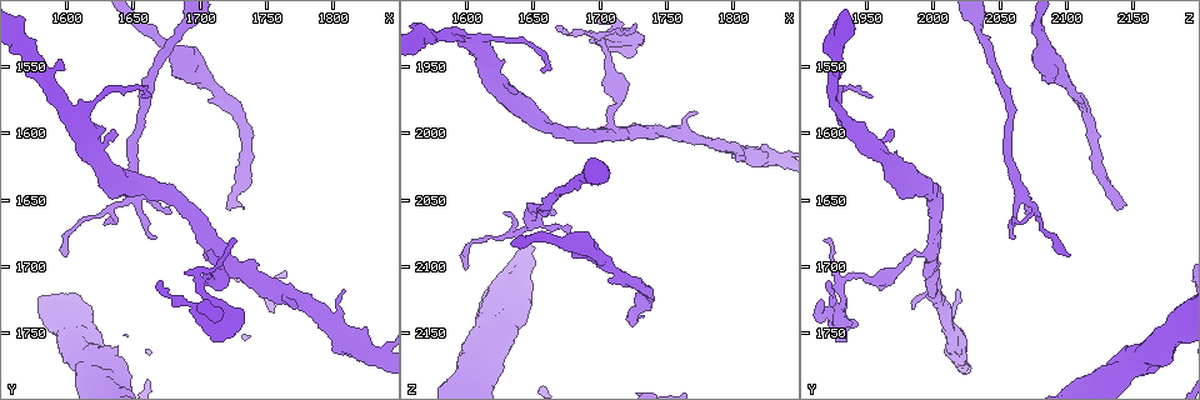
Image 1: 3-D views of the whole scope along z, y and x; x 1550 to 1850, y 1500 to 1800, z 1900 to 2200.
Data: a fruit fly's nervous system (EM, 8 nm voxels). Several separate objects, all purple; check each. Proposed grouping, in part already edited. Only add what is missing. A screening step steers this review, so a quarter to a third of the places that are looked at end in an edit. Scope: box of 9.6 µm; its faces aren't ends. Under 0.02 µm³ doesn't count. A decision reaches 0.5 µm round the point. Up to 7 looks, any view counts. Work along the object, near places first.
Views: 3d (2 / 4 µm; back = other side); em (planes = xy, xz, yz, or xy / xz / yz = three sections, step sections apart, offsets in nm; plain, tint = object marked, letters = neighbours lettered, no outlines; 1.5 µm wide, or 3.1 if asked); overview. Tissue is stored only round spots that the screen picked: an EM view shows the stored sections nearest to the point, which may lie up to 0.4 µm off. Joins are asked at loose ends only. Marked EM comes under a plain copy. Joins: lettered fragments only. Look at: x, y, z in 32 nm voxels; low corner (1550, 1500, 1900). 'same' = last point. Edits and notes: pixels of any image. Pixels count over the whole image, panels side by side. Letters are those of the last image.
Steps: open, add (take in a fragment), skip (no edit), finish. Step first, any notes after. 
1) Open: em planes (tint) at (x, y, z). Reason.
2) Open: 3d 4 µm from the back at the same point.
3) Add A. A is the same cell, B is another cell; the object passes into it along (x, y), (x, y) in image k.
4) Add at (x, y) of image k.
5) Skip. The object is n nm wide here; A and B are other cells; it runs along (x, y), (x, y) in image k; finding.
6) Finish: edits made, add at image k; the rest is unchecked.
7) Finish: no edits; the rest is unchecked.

Open: 3d 2 µm at (1670, 1710, 1922). Branch stops here.

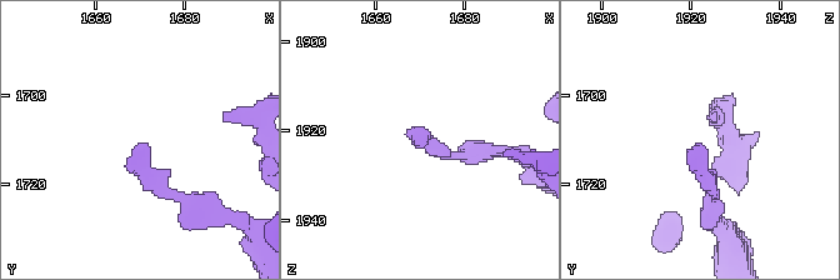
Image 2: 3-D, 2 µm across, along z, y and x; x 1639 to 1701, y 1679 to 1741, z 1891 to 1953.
Open: em yz step 4 (tint) at (1670, 1711, 1921).

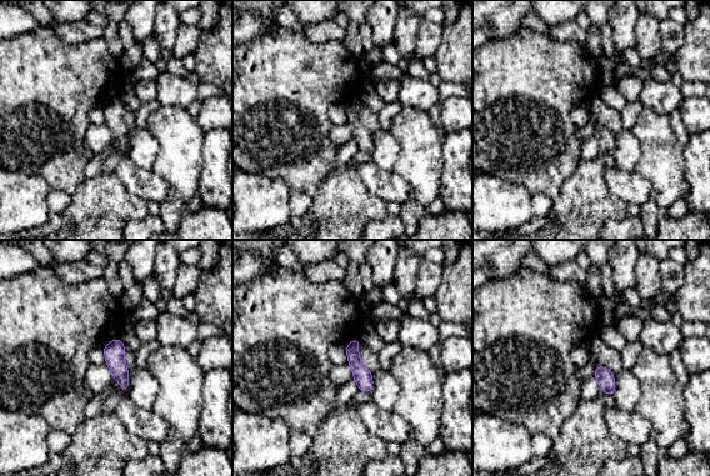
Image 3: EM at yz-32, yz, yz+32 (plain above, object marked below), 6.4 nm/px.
Open: em planes (letters) at the same point. Another direction.

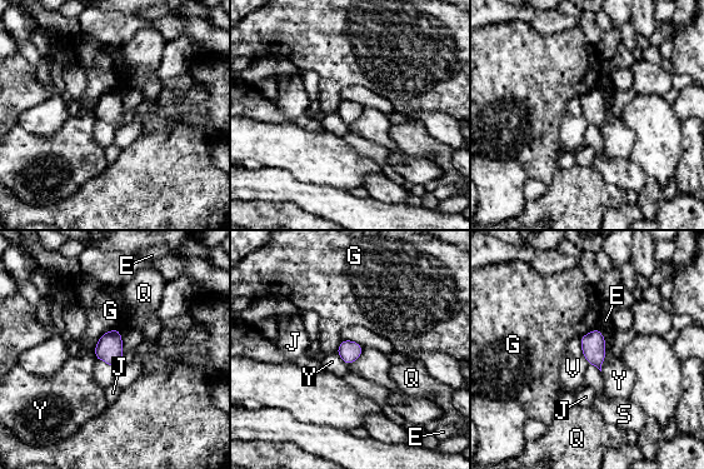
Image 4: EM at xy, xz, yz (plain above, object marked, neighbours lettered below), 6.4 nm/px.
Skip. The longest contact is with G, 220 nm; E, G, J, Q, S, V and Y are other cells; none of them fits.

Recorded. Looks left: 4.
Open: em planes (letters) at (1732, 1658, 2140).

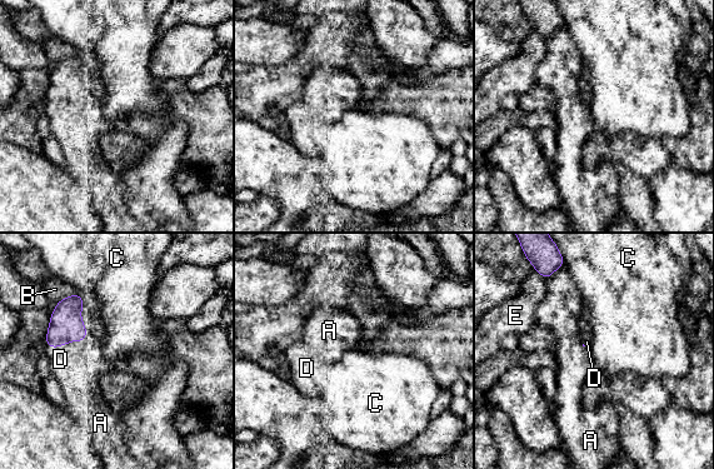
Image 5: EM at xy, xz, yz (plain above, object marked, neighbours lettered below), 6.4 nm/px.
Add D. D is the same cell, A, B, C and E are other cells; the neuron continues.

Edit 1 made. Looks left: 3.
Open: 3d 2 µm at (1598, 1694, 2104). Branch stops here.

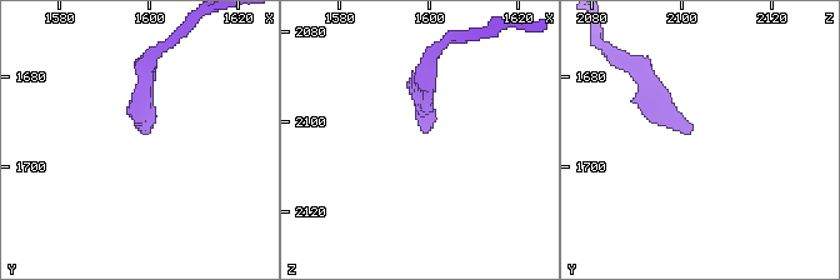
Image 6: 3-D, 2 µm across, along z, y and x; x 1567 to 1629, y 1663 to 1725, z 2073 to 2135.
Open: em xz step 4 (tint) at (1601, 1692, 2102). Now the EM.

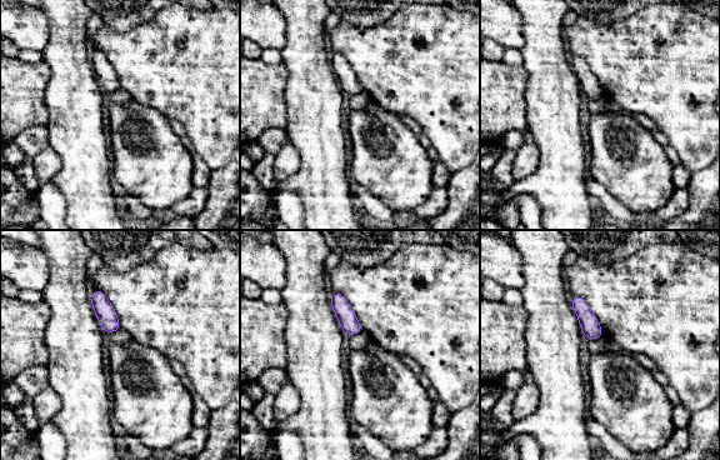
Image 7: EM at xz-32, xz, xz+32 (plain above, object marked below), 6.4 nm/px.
Open: em planes (letters) at the same point. Cut it another way.

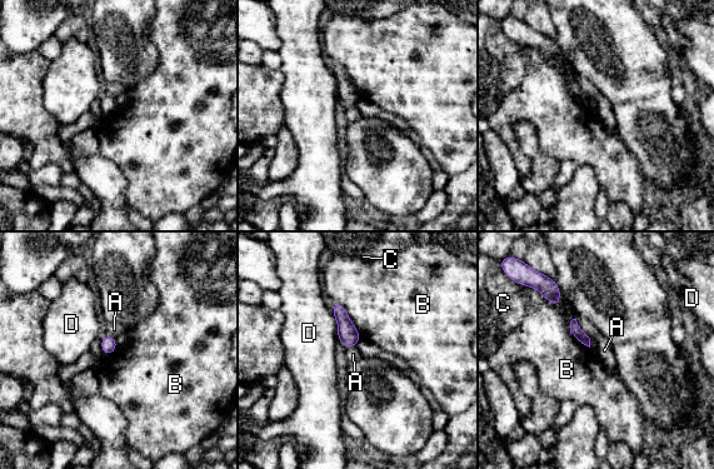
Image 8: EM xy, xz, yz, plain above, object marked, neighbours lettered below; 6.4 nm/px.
Skip. The object is 70 nm wide here; A, B, C and D are other cells; a border runs along (575, 318), (579, 328), (589, 338) in image 8; none of them fits.

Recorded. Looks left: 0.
Finish: edits made, add at image 5; the rest is unchecked.

